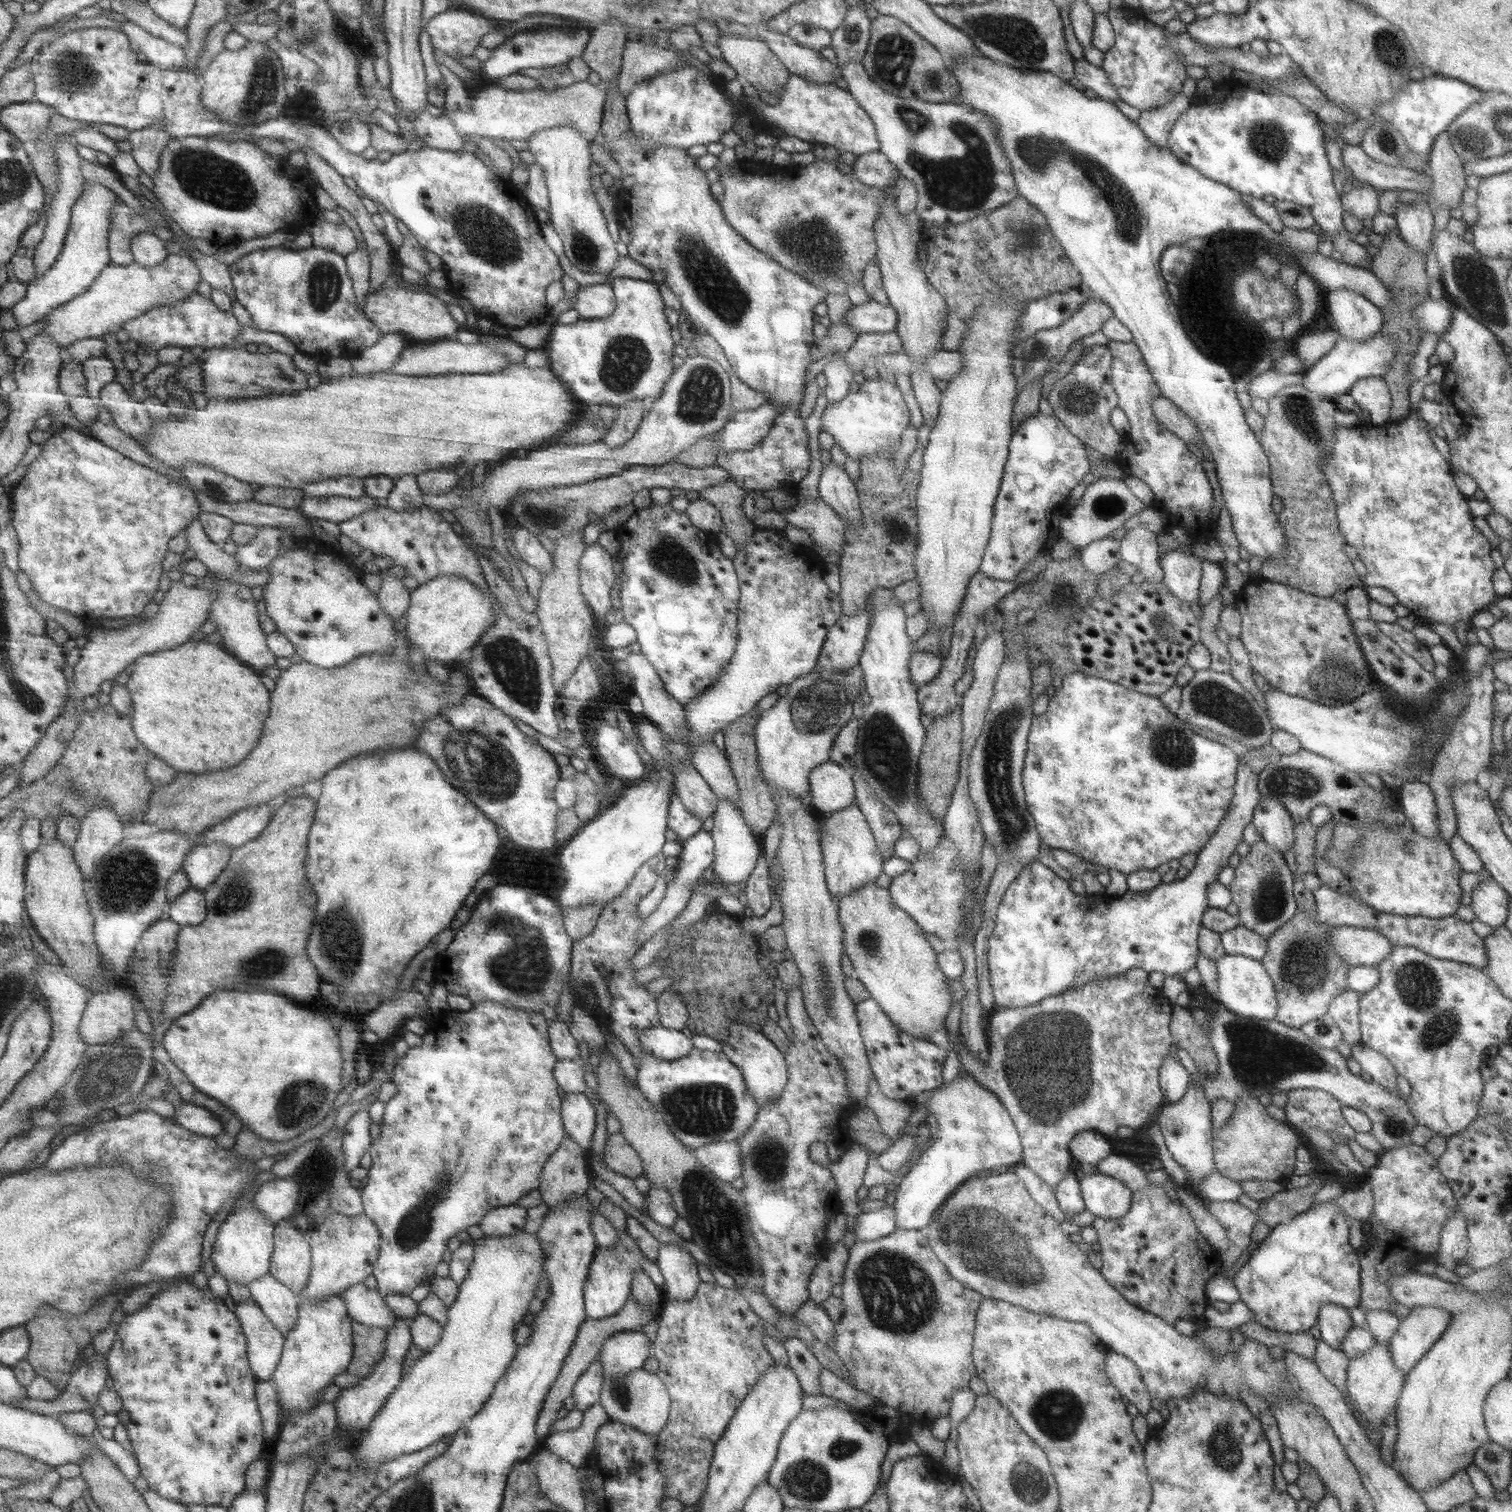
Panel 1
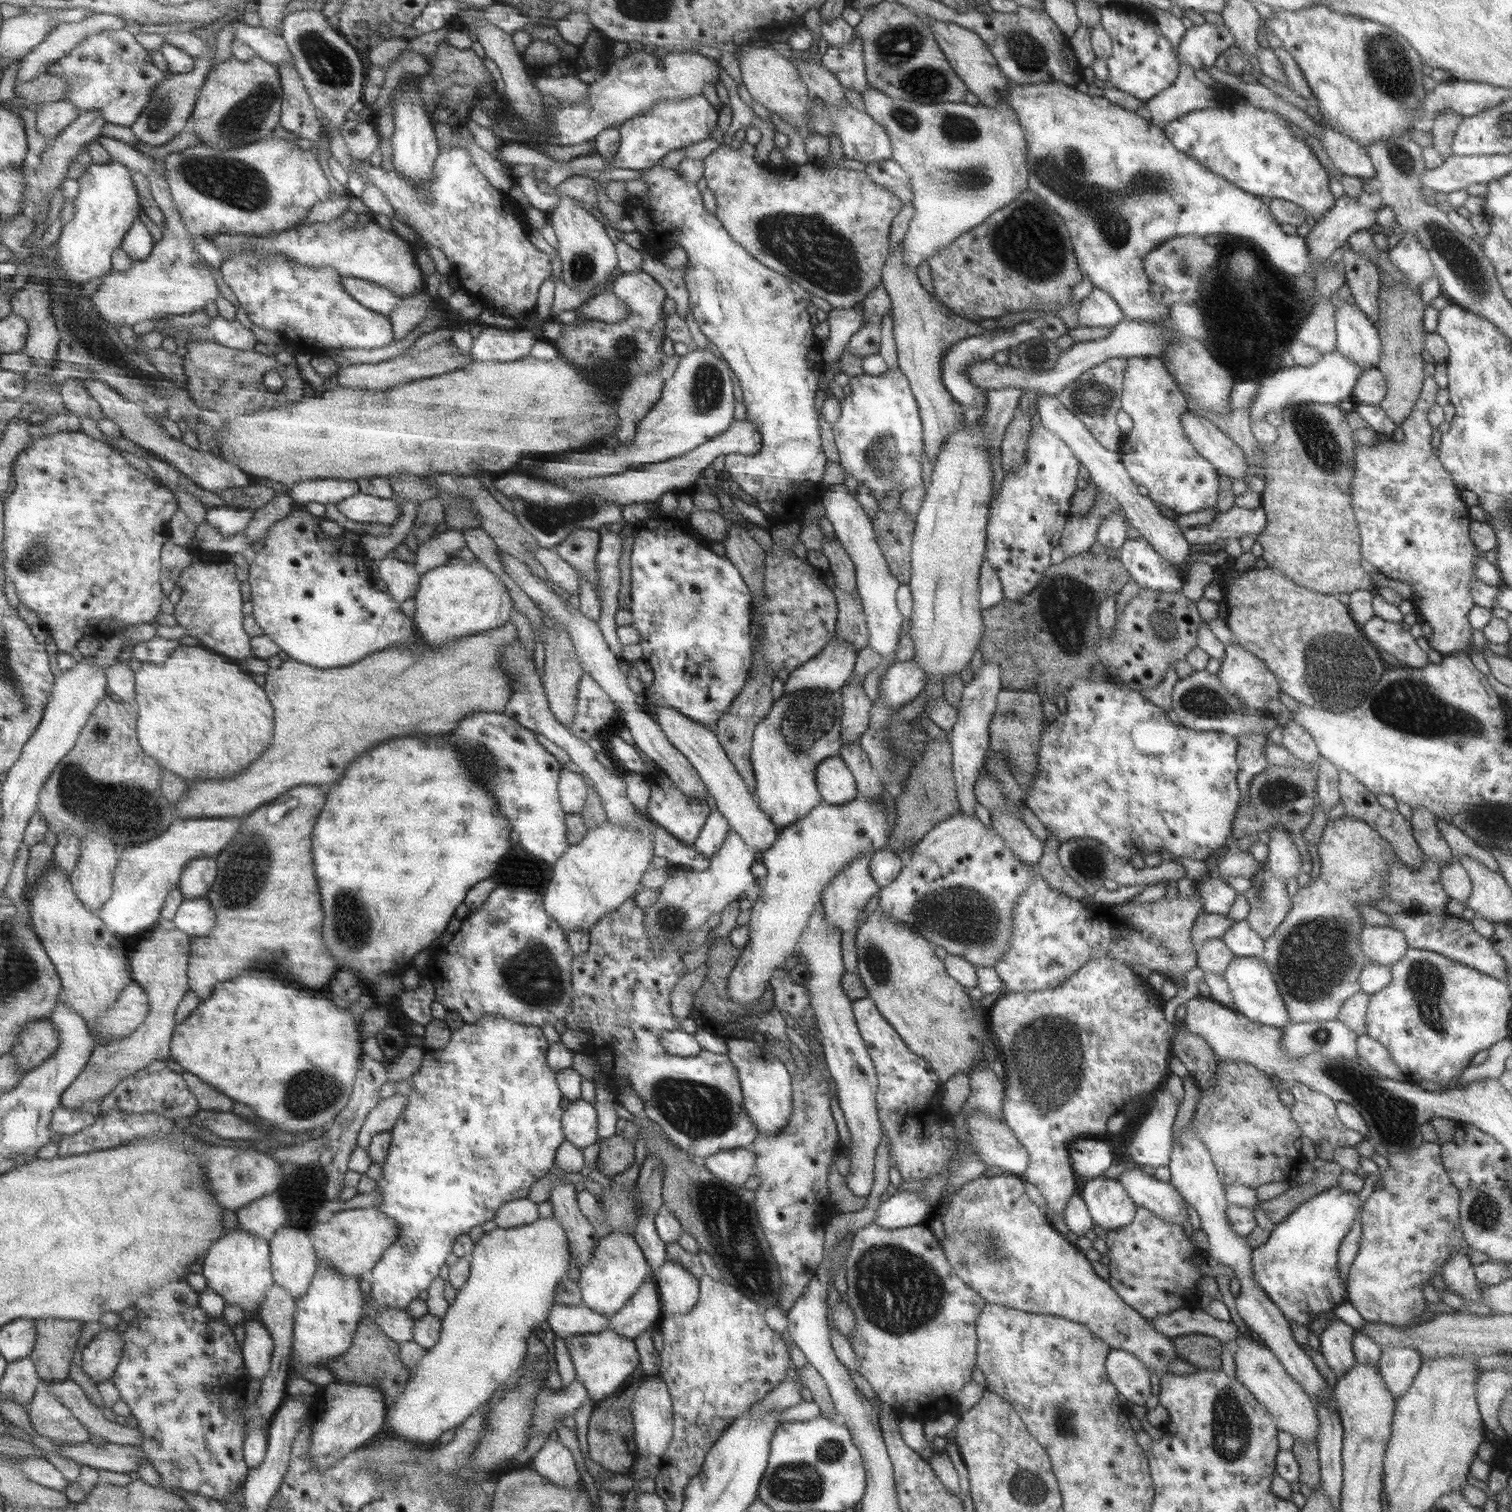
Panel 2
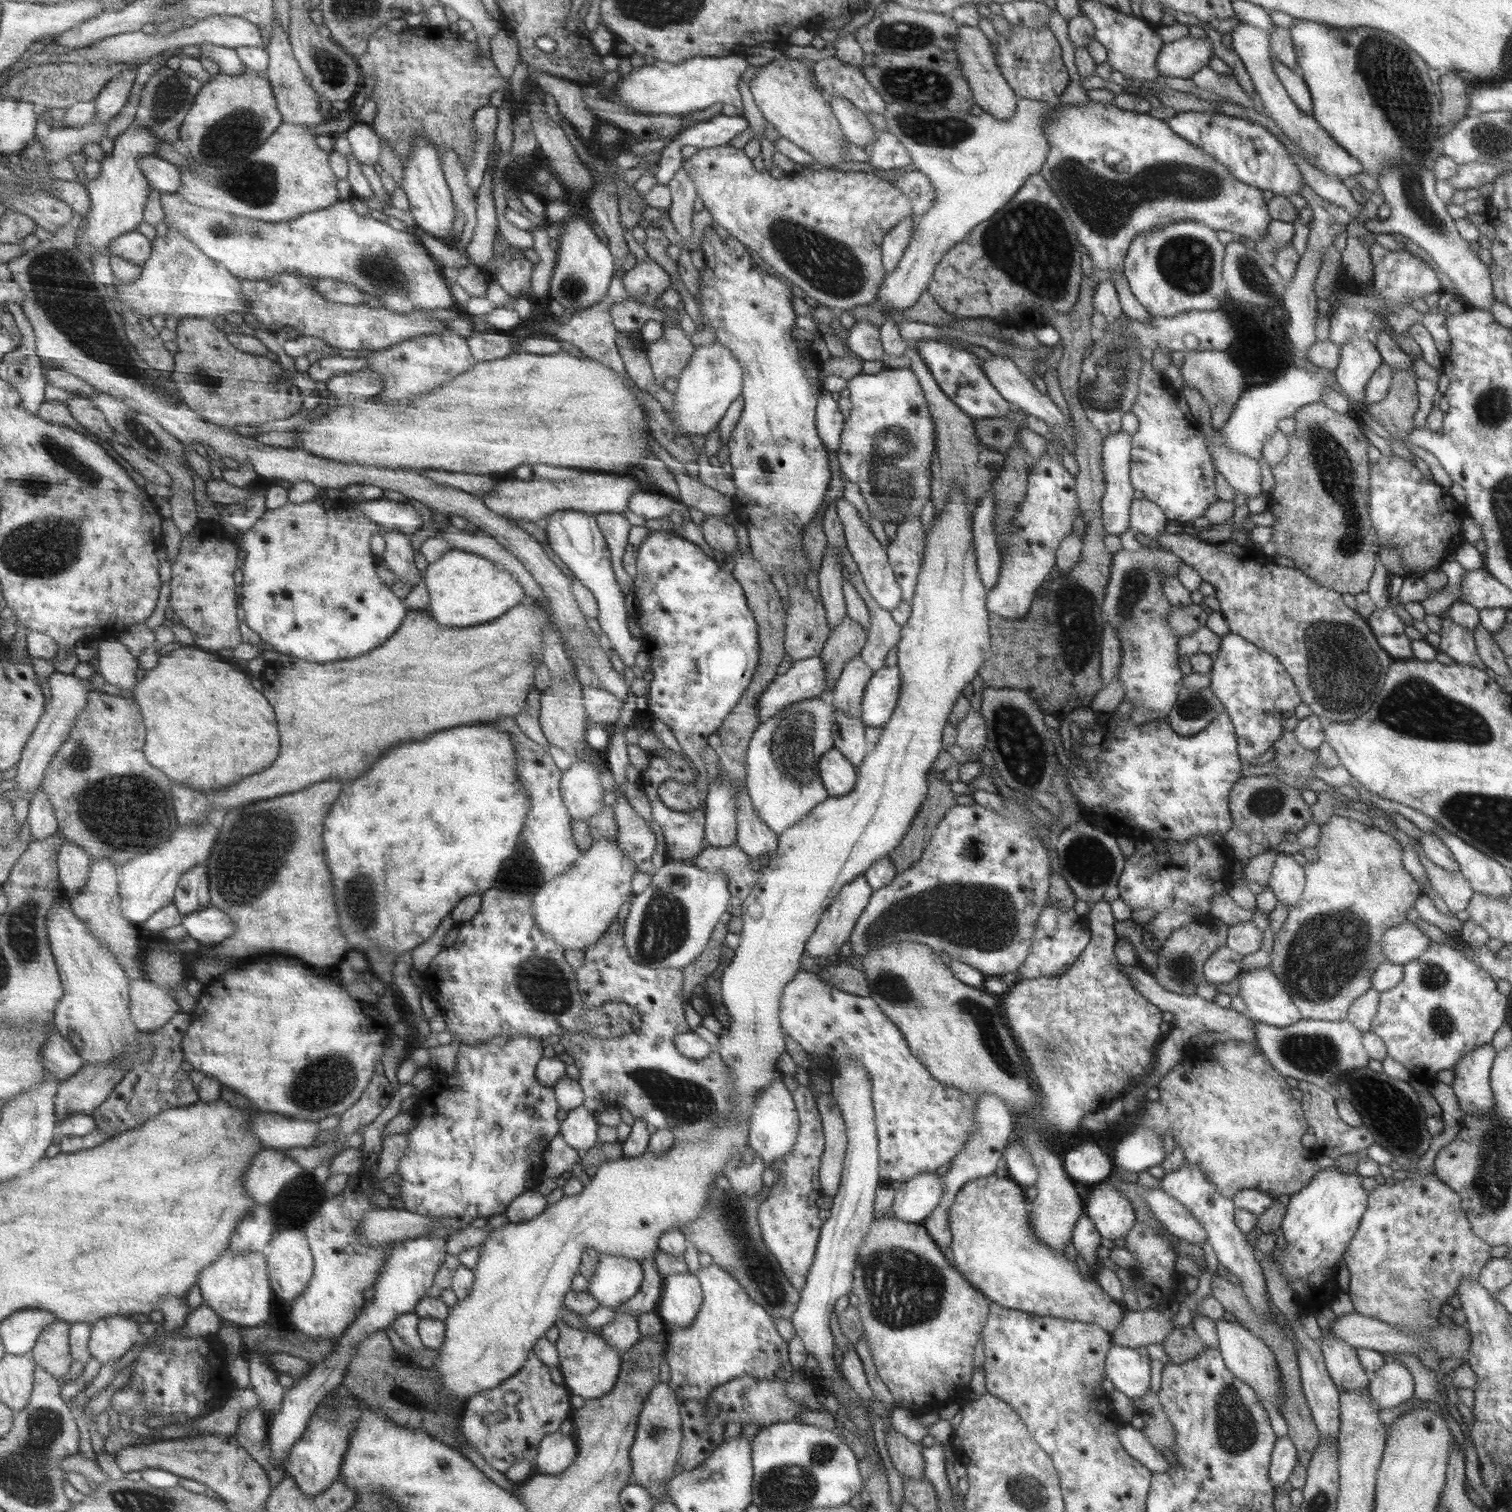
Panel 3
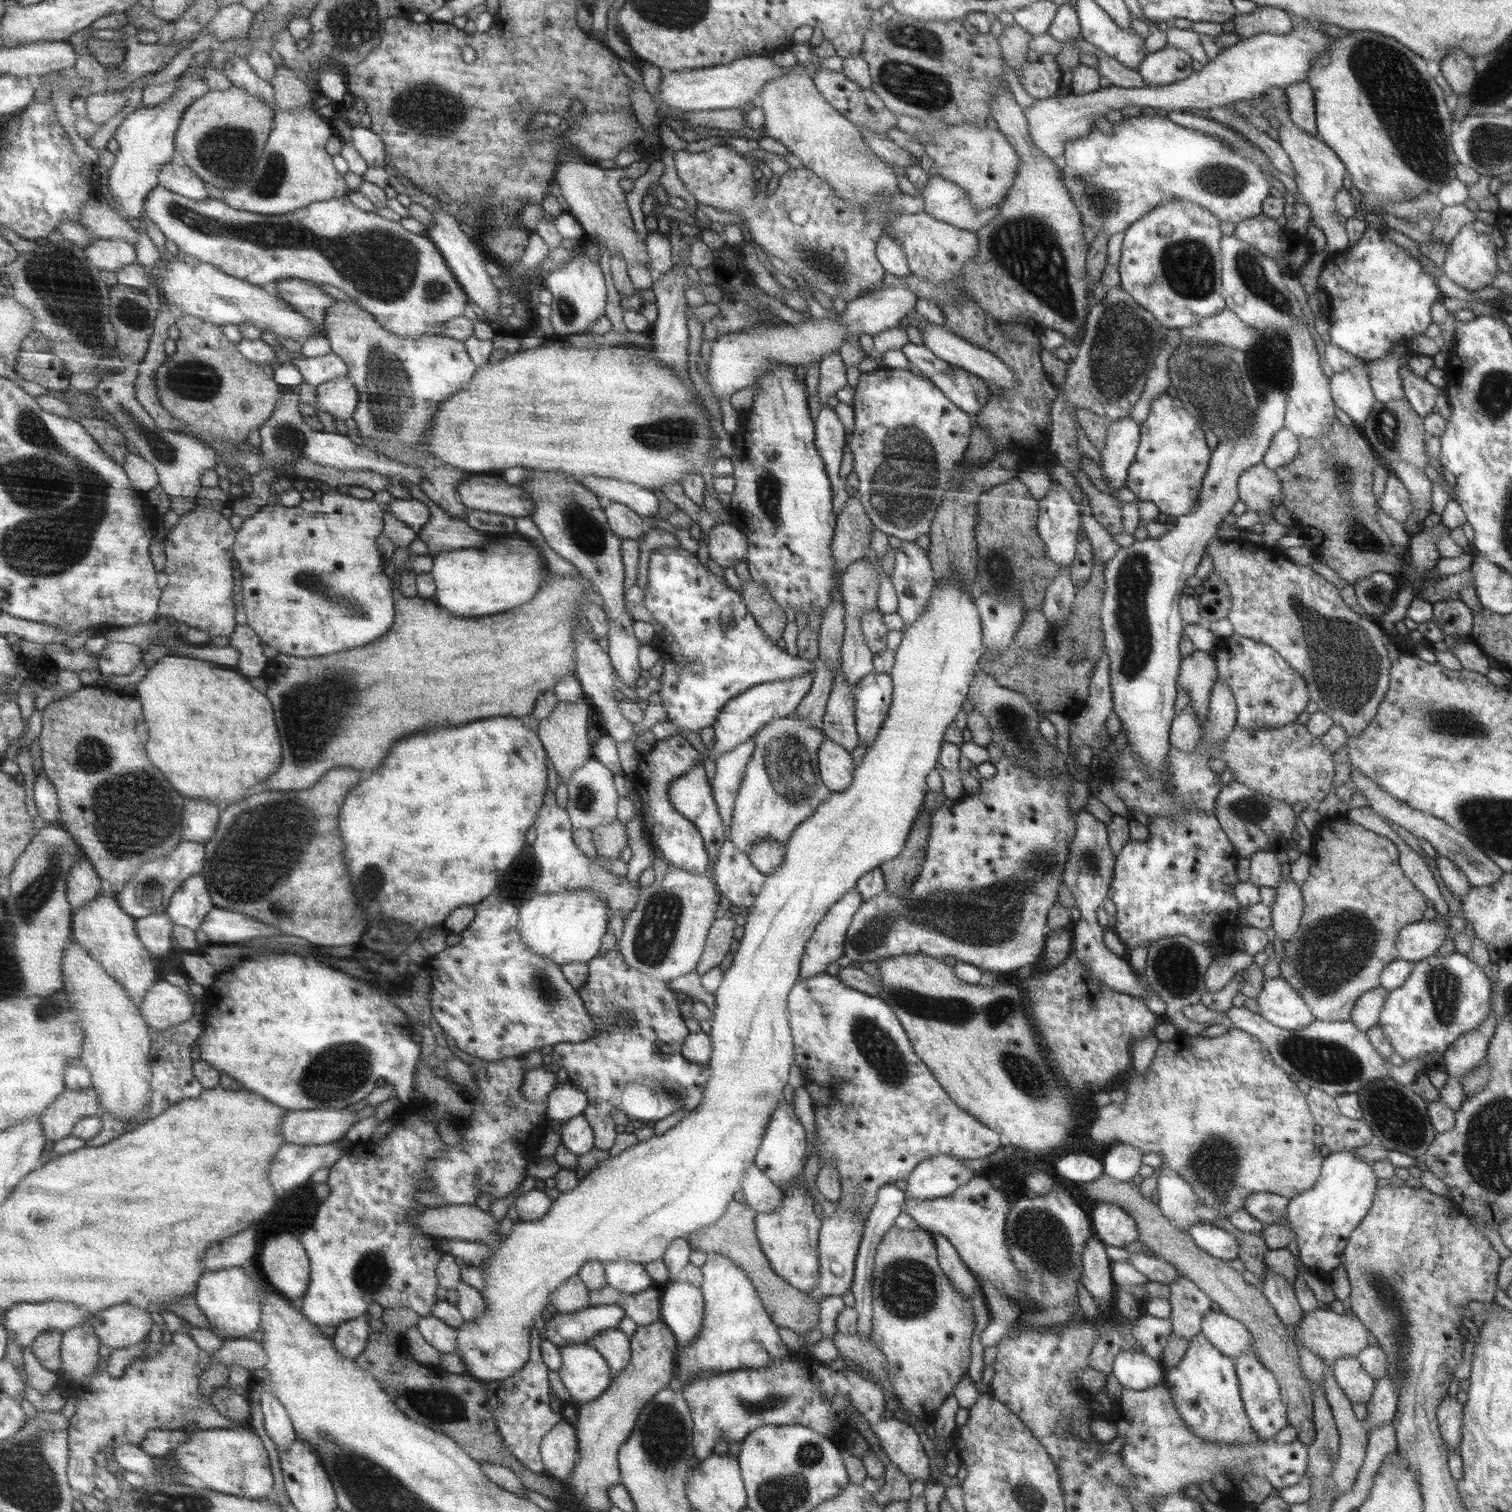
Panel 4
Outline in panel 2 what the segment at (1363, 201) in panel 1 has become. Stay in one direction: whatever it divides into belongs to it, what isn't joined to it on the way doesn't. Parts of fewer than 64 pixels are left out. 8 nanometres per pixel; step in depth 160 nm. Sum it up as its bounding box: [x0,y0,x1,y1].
[1306,195,1377,264]

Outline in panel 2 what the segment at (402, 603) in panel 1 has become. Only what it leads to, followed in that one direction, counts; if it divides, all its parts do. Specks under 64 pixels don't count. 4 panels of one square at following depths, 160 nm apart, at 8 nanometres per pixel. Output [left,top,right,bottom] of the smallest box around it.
[378,553,421,602]

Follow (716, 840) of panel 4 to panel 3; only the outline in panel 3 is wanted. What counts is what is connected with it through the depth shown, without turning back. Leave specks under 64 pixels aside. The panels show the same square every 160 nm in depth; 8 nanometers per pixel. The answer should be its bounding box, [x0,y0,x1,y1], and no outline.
[634,530,760,812]

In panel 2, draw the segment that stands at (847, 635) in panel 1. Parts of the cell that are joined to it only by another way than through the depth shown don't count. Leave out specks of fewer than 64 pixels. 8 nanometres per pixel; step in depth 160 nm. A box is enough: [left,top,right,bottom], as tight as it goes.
[783,636,858,694]

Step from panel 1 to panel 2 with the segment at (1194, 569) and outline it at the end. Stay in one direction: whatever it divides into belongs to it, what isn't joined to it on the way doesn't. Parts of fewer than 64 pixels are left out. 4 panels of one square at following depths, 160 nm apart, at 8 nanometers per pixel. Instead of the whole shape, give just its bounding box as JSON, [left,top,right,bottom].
[1037,395,1191,578]

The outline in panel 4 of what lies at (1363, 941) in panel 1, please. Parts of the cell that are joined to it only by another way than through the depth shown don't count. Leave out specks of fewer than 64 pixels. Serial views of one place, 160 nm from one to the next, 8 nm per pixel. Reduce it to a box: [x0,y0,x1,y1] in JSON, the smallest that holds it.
[1397,916,1465,962]

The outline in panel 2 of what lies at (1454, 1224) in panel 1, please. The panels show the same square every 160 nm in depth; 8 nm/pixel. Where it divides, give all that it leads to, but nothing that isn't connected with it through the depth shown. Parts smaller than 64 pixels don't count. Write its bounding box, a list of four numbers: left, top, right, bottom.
[1443,1251,1495,1316]

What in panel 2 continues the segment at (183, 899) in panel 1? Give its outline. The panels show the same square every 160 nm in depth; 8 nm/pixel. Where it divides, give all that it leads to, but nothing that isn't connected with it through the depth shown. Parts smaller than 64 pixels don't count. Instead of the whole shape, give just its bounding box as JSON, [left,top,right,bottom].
[177,897,218,936]

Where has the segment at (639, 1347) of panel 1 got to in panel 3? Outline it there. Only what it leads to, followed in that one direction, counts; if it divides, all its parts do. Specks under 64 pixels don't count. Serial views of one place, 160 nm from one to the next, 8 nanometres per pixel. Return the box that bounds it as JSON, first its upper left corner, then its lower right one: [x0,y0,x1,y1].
[555,1319,621,1399]

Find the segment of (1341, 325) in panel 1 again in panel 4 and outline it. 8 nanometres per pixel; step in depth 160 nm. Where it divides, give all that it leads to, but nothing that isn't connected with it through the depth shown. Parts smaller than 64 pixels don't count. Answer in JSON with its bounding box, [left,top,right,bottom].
[1329,360,1377,429]

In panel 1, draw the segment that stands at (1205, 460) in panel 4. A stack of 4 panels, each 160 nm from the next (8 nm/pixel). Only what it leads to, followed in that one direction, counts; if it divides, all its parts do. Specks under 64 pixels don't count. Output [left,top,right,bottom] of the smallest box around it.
[1107,341,1214,542]

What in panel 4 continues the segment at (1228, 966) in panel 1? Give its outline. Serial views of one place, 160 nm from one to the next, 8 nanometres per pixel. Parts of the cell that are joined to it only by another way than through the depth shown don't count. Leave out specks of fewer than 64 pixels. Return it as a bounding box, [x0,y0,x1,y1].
[1257,976,1315,1030]

